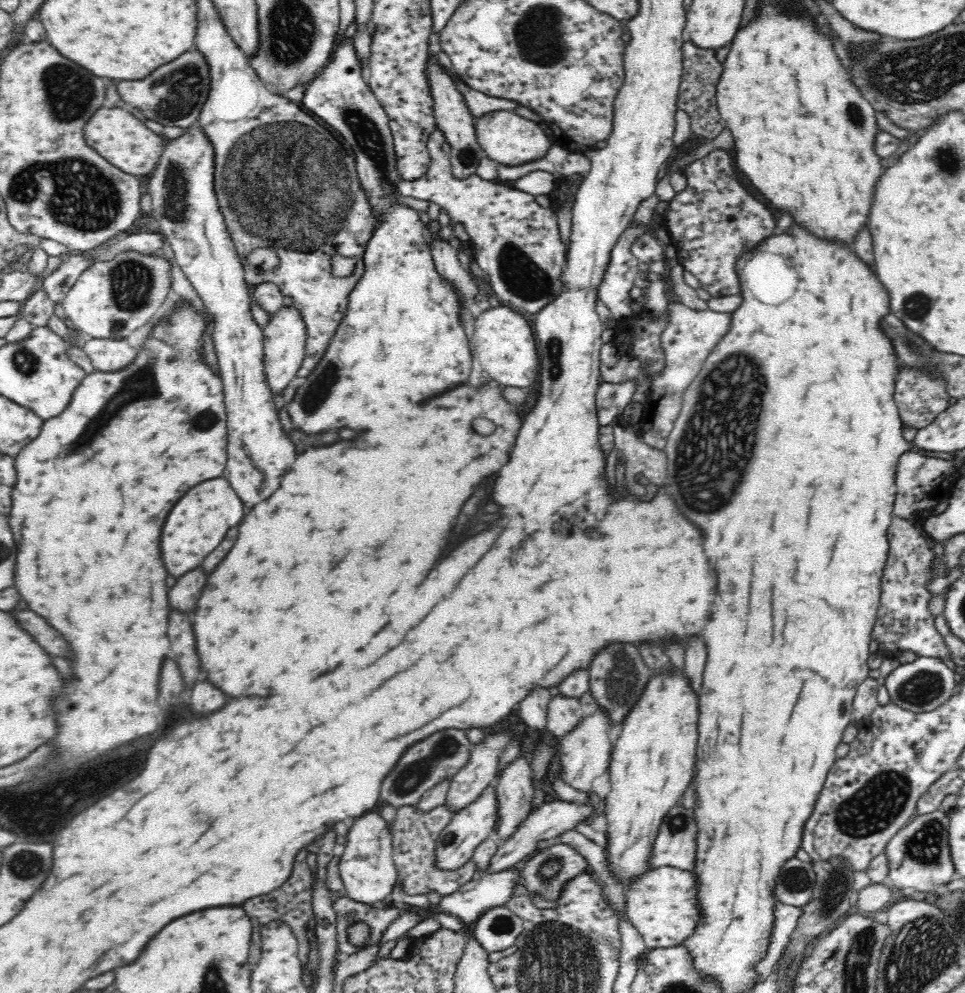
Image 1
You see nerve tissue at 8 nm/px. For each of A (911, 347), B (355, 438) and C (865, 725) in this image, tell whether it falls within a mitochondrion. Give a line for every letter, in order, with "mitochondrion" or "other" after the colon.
A: mitochondrion
B: other
C: other

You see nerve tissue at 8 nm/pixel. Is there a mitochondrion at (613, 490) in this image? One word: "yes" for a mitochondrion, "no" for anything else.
no

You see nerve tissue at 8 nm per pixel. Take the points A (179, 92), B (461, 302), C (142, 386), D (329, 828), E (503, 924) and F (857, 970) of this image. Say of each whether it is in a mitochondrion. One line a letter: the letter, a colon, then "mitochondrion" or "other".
A: mitochondrion
B: other
C: mitochondrion
D: other
E: mitochondrion
F: mitochondrion

